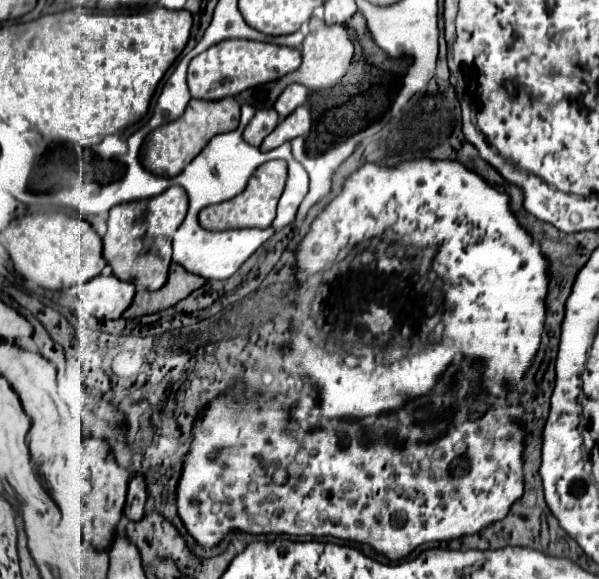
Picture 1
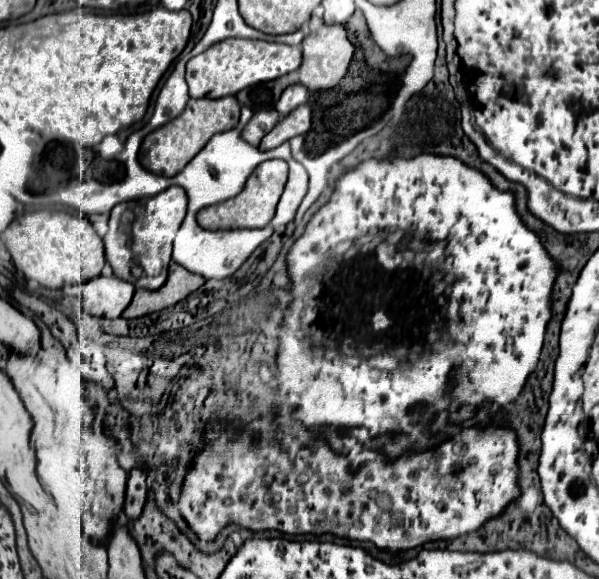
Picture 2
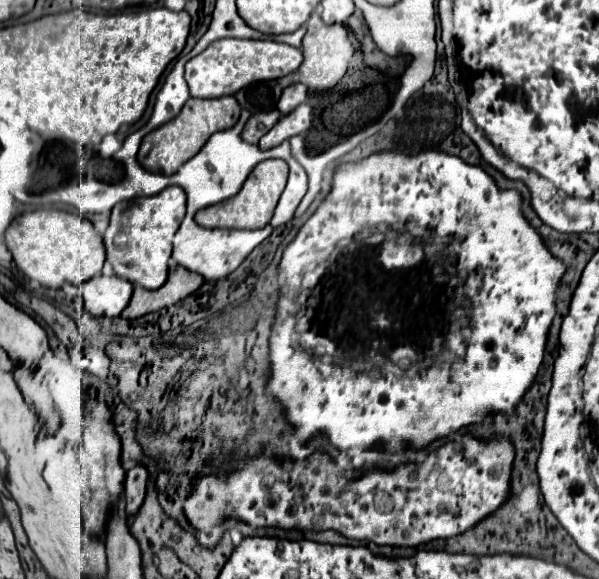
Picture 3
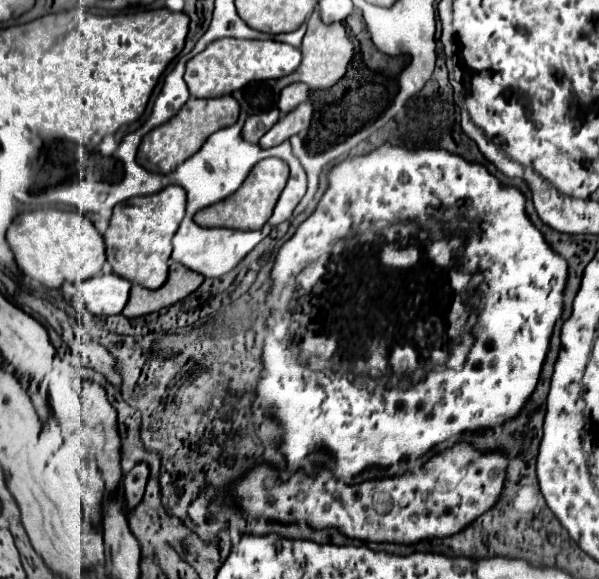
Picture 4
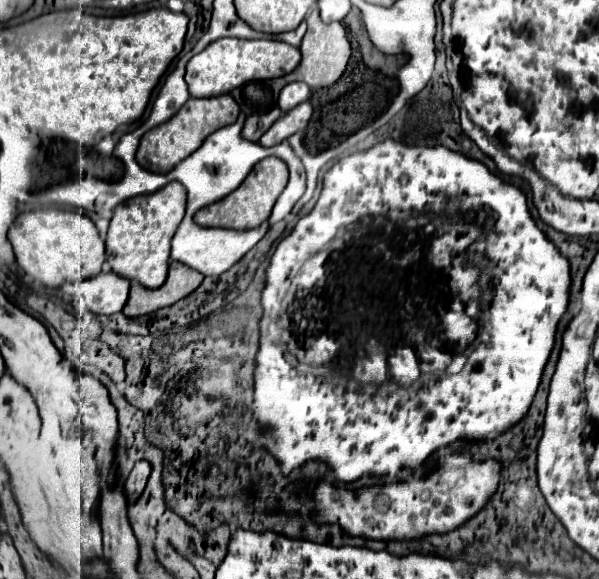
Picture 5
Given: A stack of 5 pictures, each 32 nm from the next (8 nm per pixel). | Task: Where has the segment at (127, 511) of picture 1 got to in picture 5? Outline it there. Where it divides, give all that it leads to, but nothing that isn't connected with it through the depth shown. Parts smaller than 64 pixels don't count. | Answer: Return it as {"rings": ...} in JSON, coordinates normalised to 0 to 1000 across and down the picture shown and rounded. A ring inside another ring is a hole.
{"rings":[[[240,794],[227,798],[227,805],[214,819],[214,826],[207,829],[207,853],[210,853],[214,870],[224,870],[234,860],[234,850],[240,850],[247,822],[250,822],[250,801]]]}

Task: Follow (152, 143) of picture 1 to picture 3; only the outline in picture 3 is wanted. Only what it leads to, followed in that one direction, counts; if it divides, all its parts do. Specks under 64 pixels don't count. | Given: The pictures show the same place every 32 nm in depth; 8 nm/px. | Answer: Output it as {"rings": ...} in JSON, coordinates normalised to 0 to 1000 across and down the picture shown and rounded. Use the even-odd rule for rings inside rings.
{"rings":[[[374,166],[374,169],[357,169],[357,173],[331,173],[317,169],[304,193],[277,211],[274,218],[254,225],[247,235],[240,235],[230,263],[230,280],[257,297],[257,301],[290,301],[307,280],[314,280],[324,266],[334,263],[334,256],[347,245],[347,238],[357,228],[381,225],[387,221],[401,204],[401,180],[394,176],[391,166]]]}

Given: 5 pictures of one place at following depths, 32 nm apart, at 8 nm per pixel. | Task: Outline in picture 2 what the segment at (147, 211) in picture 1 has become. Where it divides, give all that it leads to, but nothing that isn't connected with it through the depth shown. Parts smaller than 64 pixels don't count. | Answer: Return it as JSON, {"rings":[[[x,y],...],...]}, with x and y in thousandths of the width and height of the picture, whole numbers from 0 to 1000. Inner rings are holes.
{"rings":[[[284,321],[280,328],[267,332],[264,339],[254,339],[244,345],[204,349],[204,352],[190,356],[184,366],[180,401],[174,408],[174,439],[177,439],[177,449],[187,459],[190,473],[210,487],[220,487],[227,497],[264,501],[277,487],[289,415],[307,373],[311,373],[311,332],[301,321]]]}

